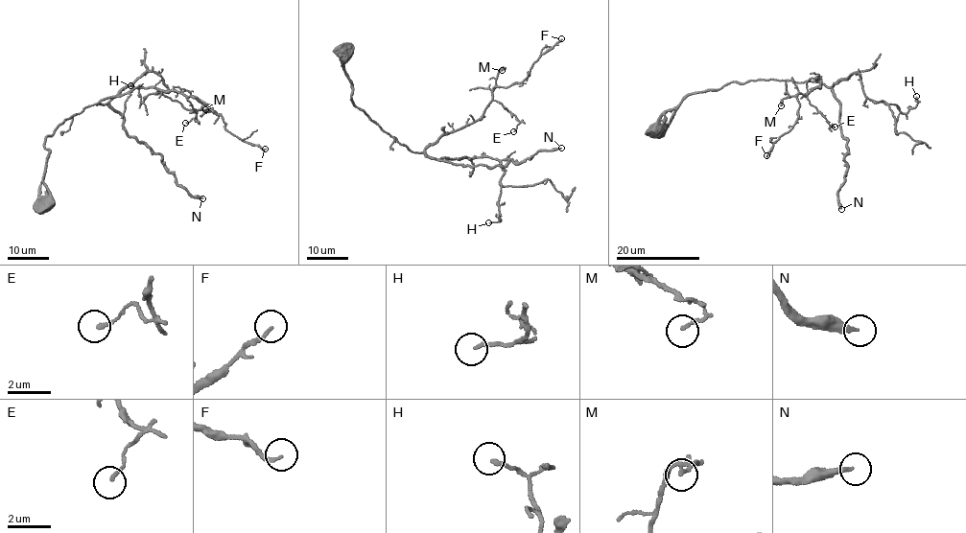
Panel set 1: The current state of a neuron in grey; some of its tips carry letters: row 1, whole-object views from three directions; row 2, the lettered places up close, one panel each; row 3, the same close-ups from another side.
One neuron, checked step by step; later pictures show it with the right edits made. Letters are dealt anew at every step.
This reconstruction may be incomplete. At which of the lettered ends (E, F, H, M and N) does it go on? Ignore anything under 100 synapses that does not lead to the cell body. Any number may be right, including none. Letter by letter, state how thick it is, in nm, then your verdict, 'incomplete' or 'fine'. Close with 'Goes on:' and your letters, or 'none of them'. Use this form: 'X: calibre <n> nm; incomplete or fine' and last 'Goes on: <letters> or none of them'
E: calibre 140 nm; fine
F: calibre 150 nm; fine
H: calibre 170 nm; fine
M: calibre 130 nm; fine
N: calibre 240 nm; incomplete
Goes on: N

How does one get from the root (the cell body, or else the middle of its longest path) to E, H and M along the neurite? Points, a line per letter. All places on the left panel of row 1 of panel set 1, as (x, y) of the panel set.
E: (42, 208), (46, 138), (87, 105), (157, 87), (187, 98), (197, 120), (185, 123)
H: (42, 208), (47, 136), (87, 105), (109, 102), (144, 73), (153, 71), (167, 90), (142, 103), (130, 85)
M: (42, 208), (46, 138), (87, 105), (155, 87), (197, 98), (209, 105), (205, 109)

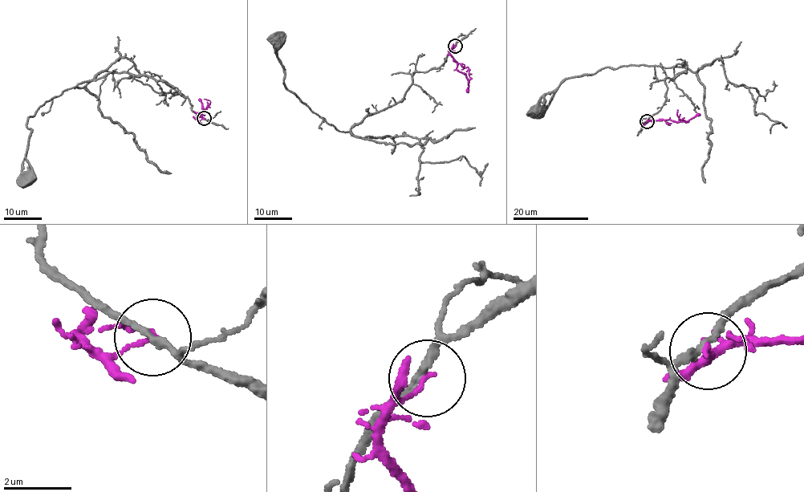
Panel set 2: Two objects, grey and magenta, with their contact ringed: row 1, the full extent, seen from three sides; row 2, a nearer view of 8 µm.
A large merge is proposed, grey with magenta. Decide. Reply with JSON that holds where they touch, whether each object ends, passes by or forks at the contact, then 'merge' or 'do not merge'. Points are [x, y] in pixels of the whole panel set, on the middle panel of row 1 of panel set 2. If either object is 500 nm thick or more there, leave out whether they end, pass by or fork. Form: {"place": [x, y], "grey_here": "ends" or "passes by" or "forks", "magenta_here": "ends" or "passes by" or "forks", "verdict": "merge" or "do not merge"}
{"place": [455, 46], "grey_here": "passes by", "magenta_here": "ends", "verdict": "do not merge"}

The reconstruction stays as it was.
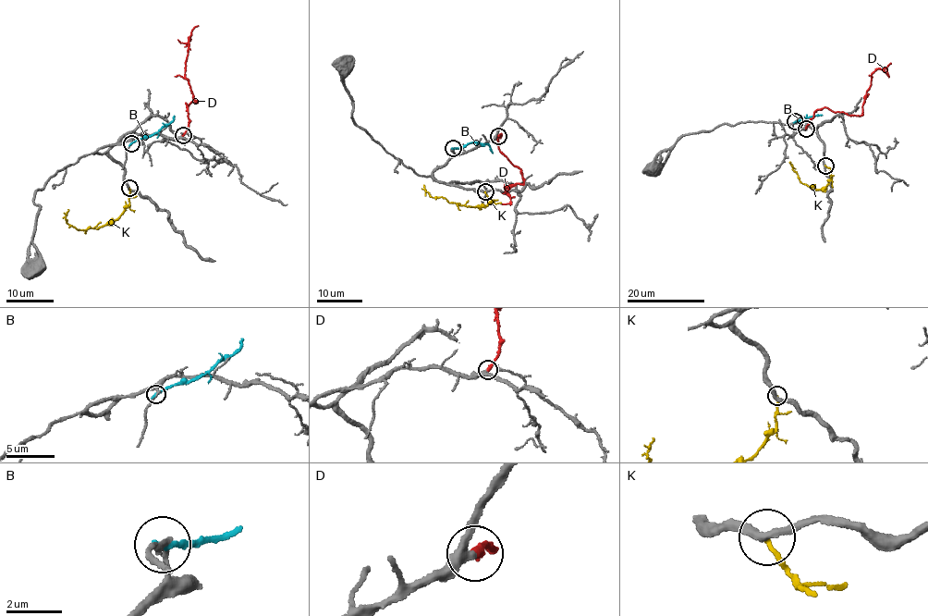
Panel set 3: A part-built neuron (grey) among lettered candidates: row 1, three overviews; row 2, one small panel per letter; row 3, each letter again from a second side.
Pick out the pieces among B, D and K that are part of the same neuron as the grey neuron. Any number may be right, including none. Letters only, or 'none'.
D

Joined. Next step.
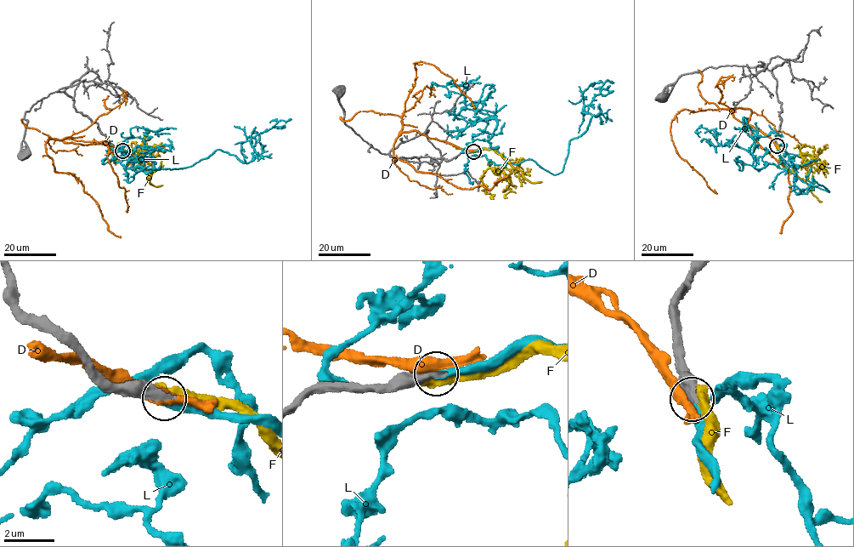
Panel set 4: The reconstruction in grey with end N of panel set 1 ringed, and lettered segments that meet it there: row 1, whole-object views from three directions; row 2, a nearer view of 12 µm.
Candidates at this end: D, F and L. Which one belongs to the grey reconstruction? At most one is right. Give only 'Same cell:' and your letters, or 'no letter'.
Same cell: L

